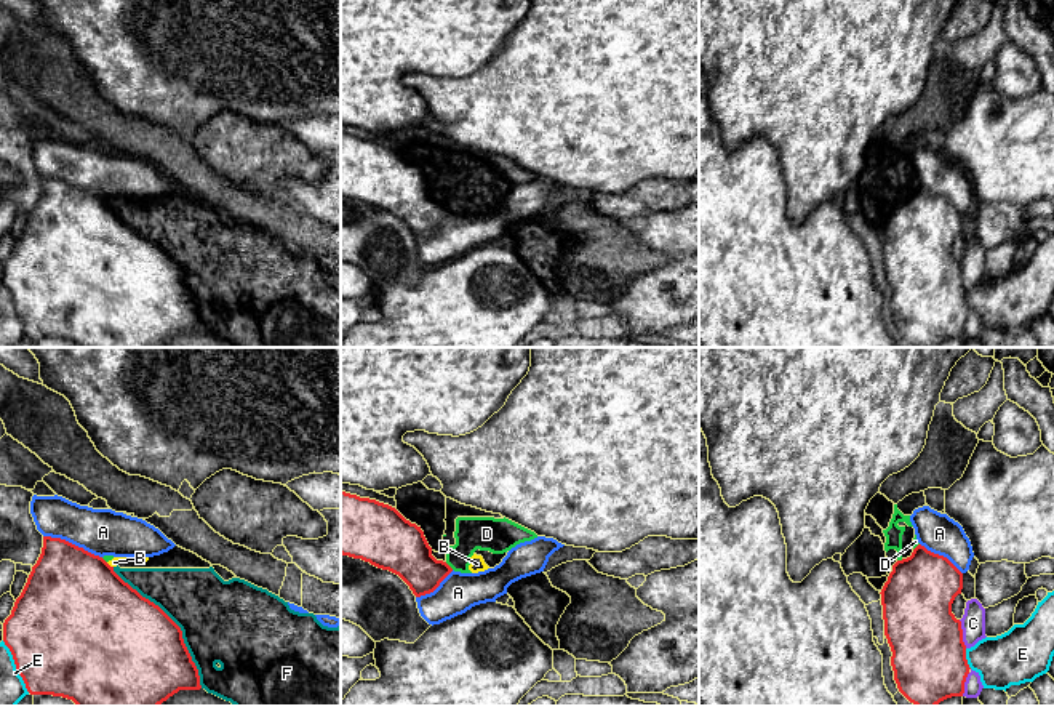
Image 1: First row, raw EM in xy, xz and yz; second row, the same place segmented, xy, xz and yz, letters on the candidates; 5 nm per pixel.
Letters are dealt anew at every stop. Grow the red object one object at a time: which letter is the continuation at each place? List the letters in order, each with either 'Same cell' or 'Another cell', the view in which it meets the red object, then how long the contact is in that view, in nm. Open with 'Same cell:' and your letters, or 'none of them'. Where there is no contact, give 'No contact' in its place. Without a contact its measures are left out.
Same cell: none of them
A: Another cell. Touches red in xy. Shared border 320 nm
B: Another cell. Touches red in xy. Shared border 50 nm
C: Another cell. Touches red in yz. Shared border 150 nm
D: Another cell. Touches red in xz. Shared border 60 nm
E: Another cell. Touches red in xy. Shared border 300 nm
F: Another cell. Touches red in xy. Shared border 750 nm

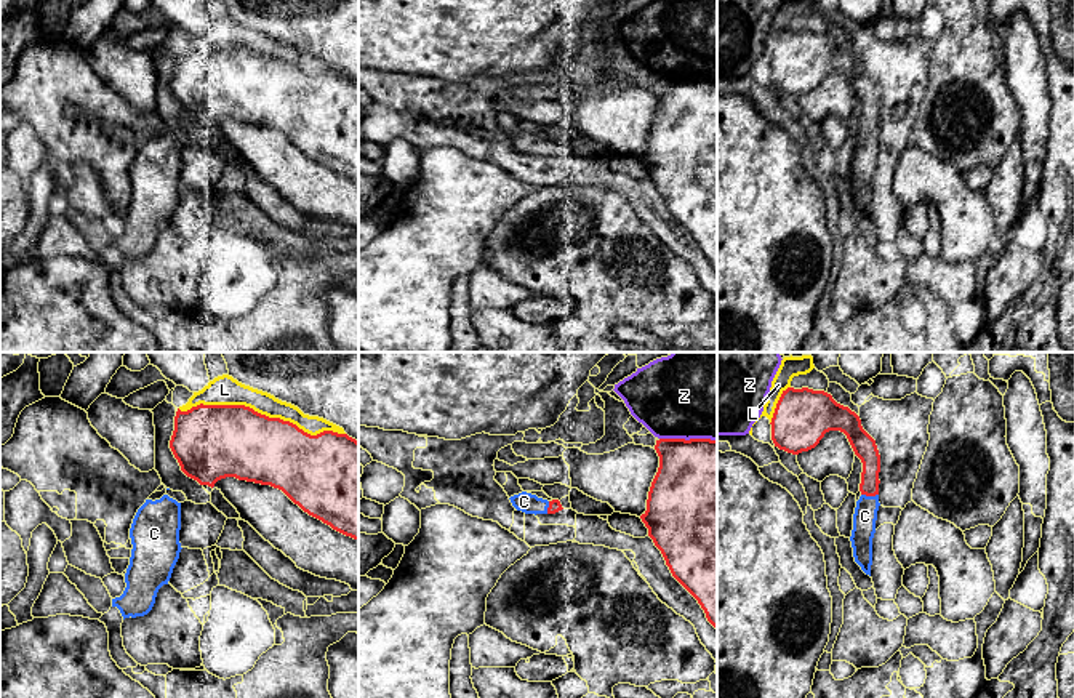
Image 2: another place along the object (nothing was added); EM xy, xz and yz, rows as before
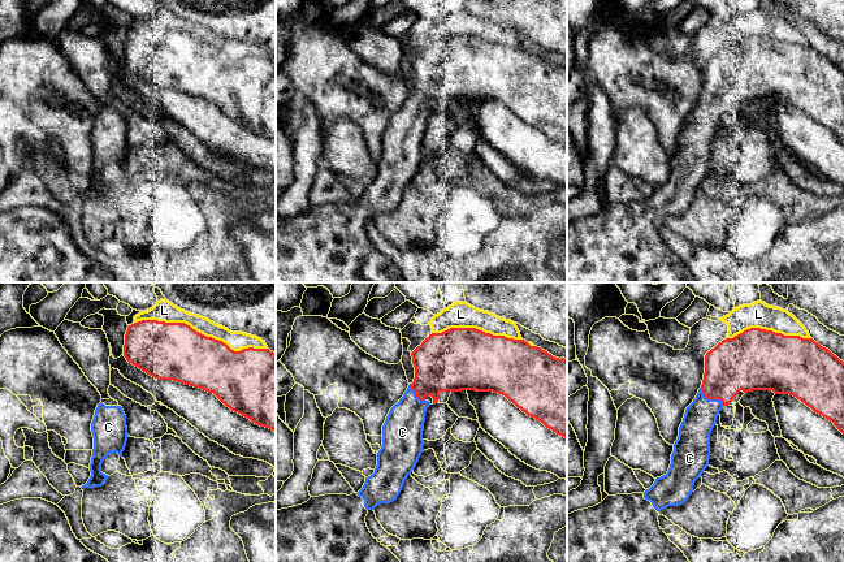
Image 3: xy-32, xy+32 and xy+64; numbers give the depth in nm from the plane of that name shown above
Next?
Same cell: C, L
C: Same cell. Touches red in yz. Shared border 90 nm
L: Same cell. Touches red in xy. Shared border 850 nm
Z: Another cell. Touches red in xz. Shared border 280 nm

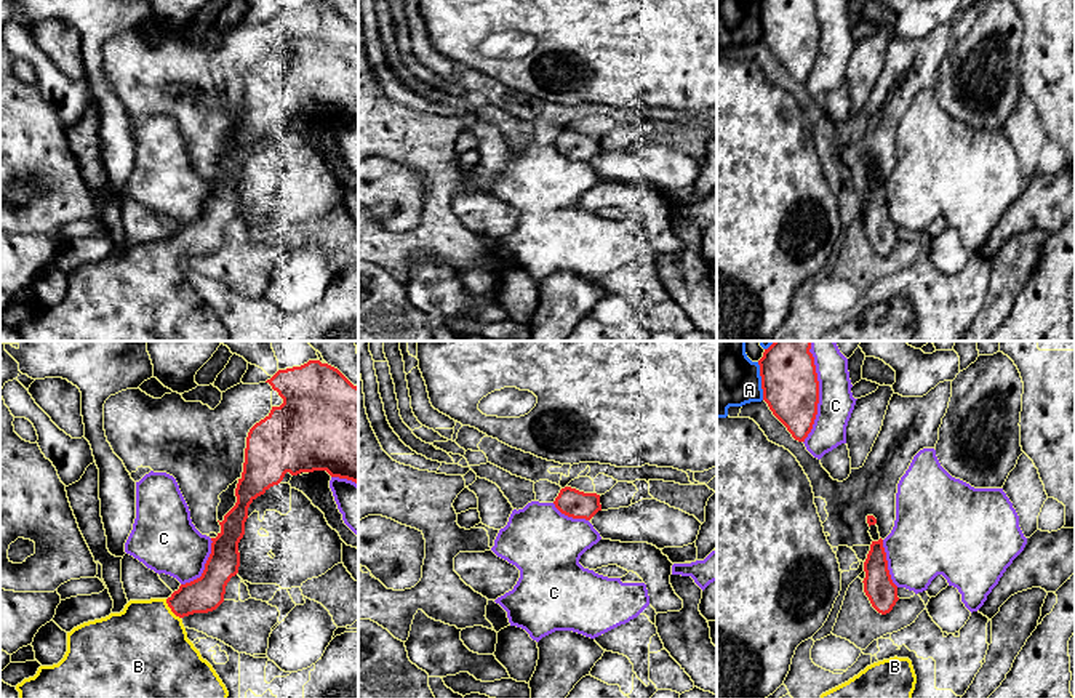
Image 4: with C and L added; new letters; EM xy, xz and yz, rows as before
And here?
Same cell: B
A: Another cell. Touches red in yz. Shared border 190 nm
B: Same cell. Touches red in xy. Shared border 130 nm
C: Another cell. Touches red in yz. Shared border 500 nm

